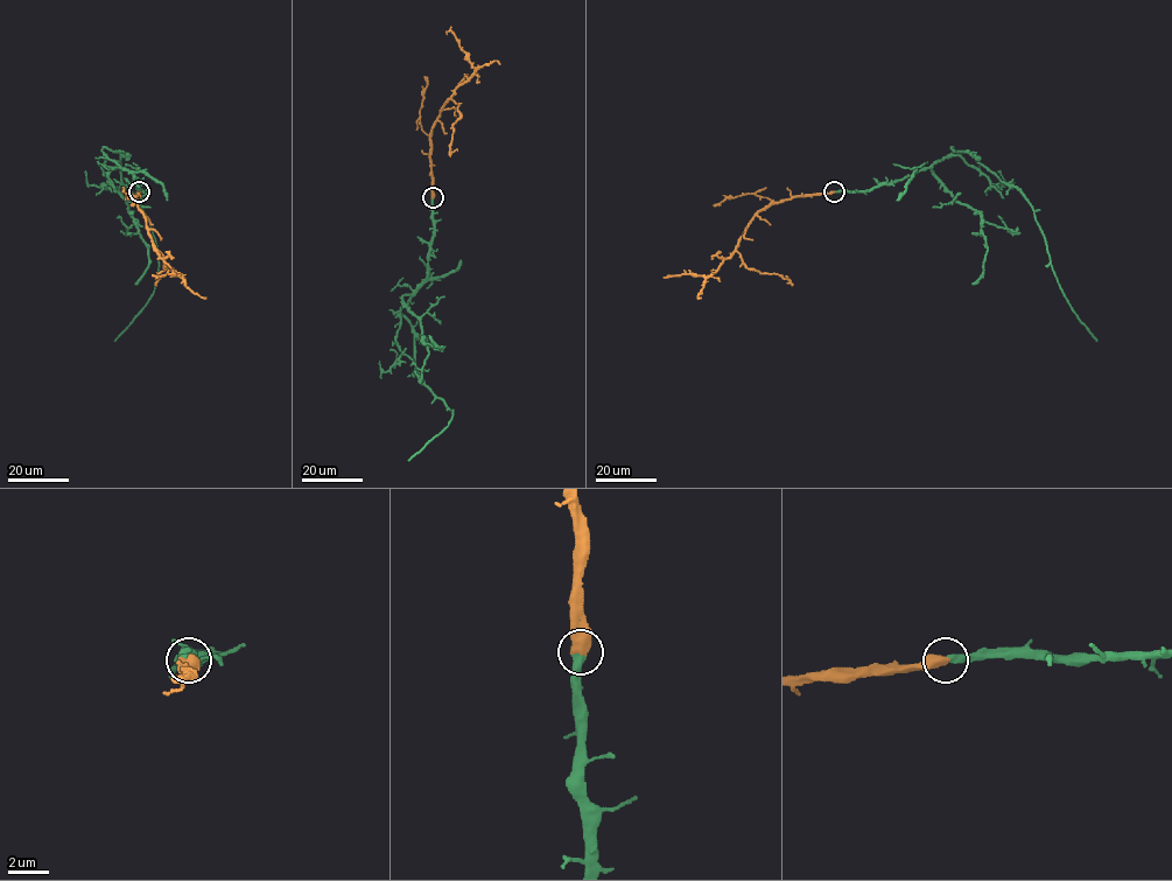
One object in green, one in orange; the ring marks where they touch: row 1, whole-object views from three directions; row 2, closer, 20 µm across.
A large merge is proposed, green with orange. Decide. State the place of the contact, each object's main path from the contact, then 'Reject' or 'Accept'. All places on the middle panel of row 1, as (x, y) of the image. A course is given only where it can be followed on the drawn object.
Place: (433, 197). Course of green: (433, 197), (427, 277), (397, 316), (401, 315), (411, 324), (419, 378), (453, 413), (446, 427), (408, 460). Course of orange: (433, 197), (432, 128), (455, 89), (474, 71), (456, 36), (451, 32), (447, 34). Accept

